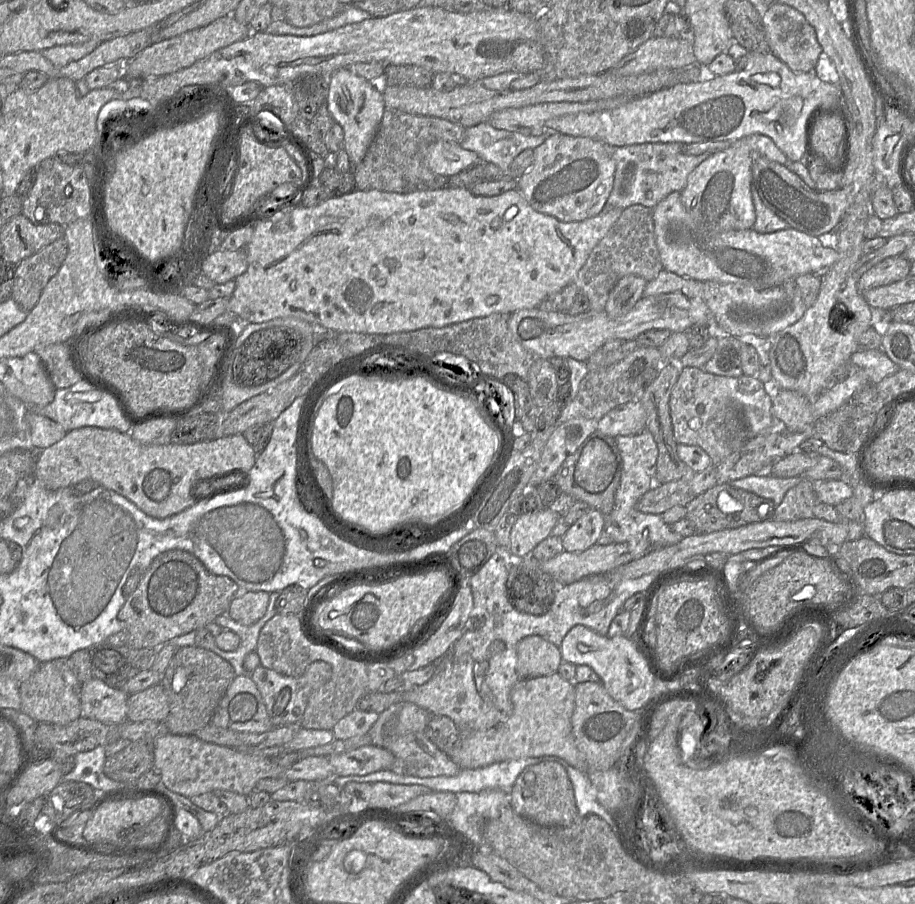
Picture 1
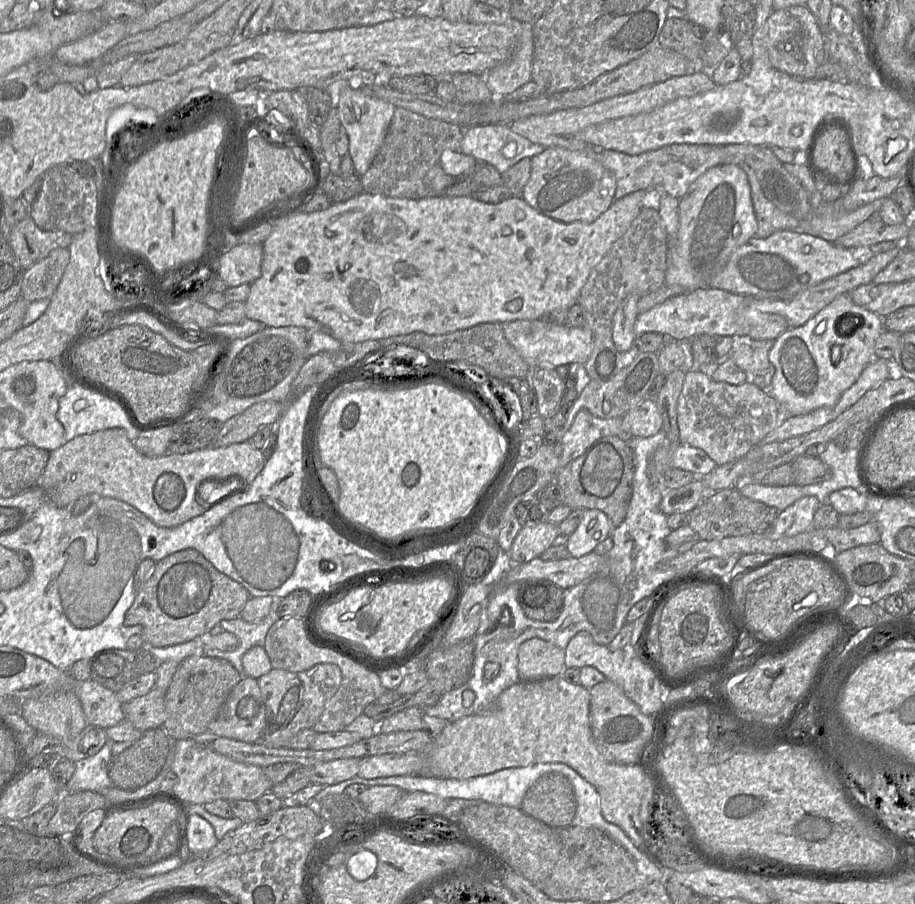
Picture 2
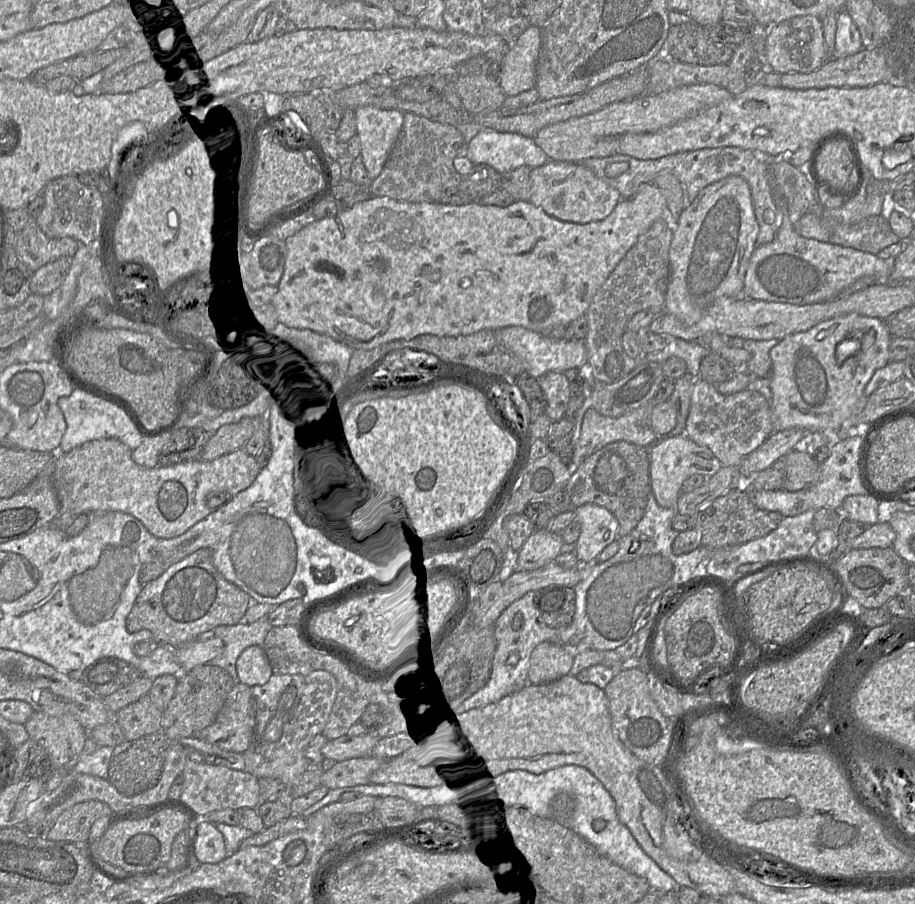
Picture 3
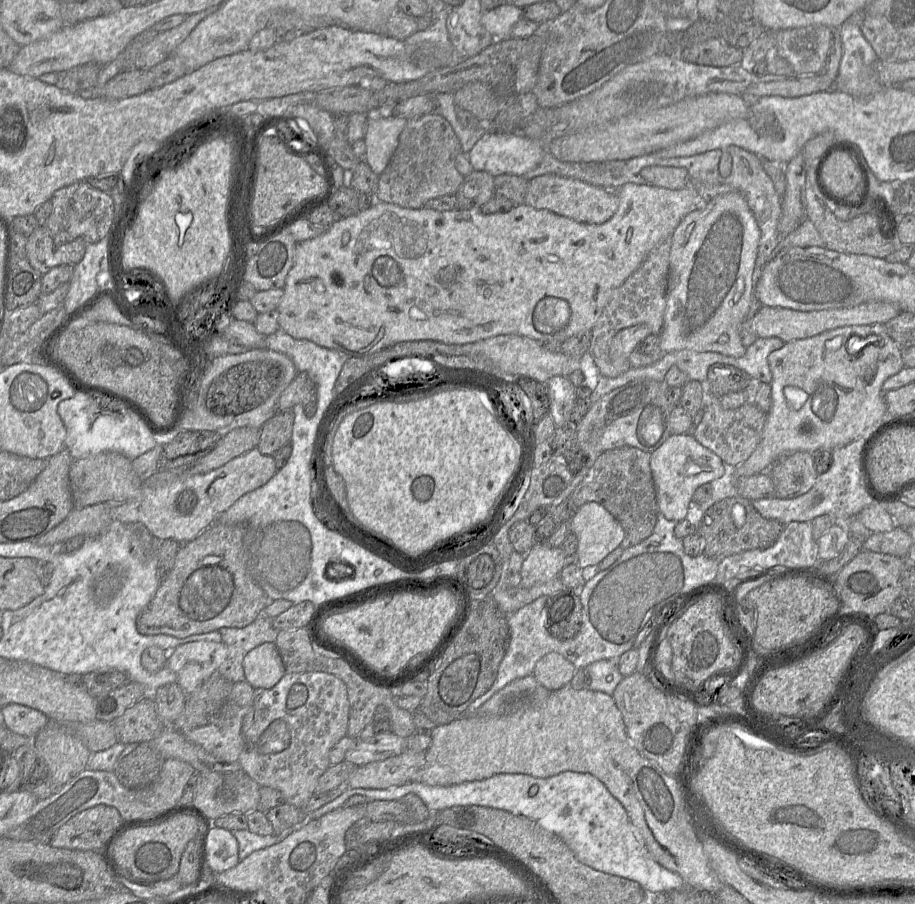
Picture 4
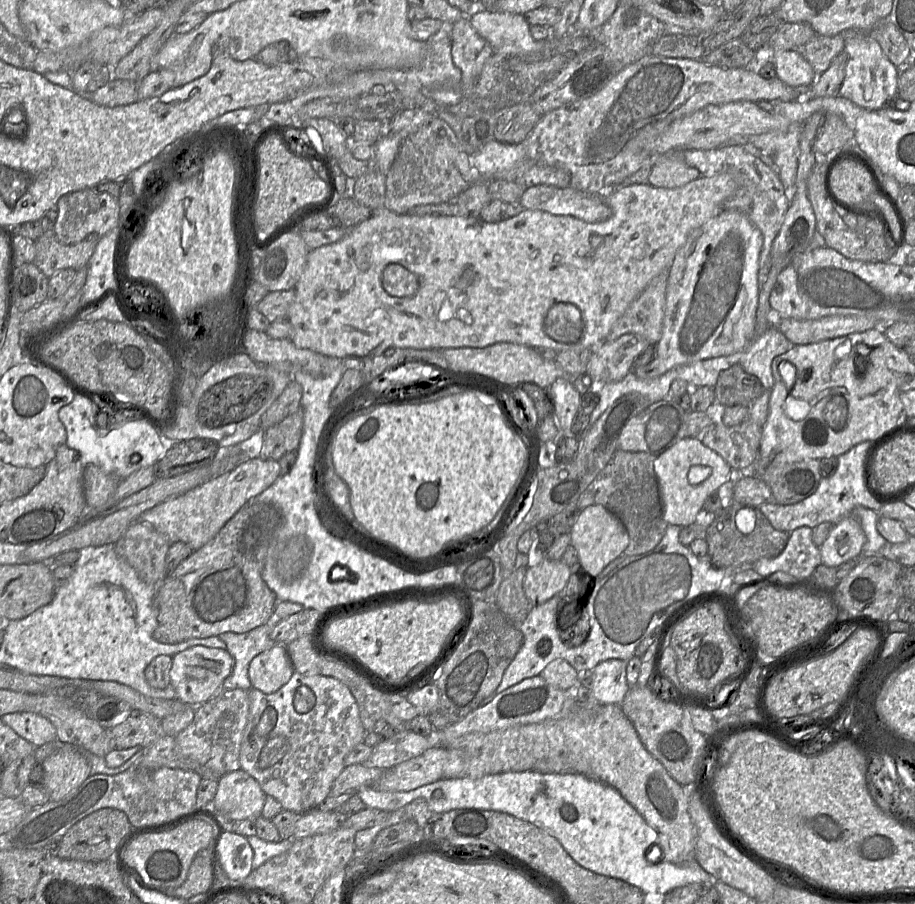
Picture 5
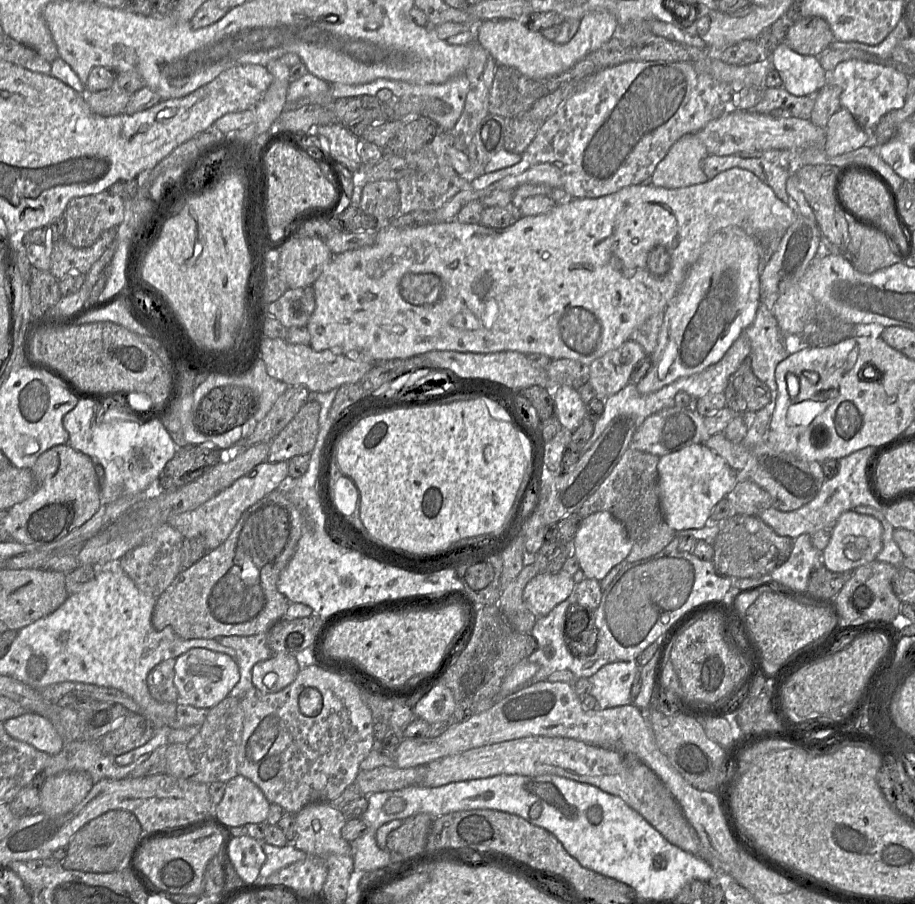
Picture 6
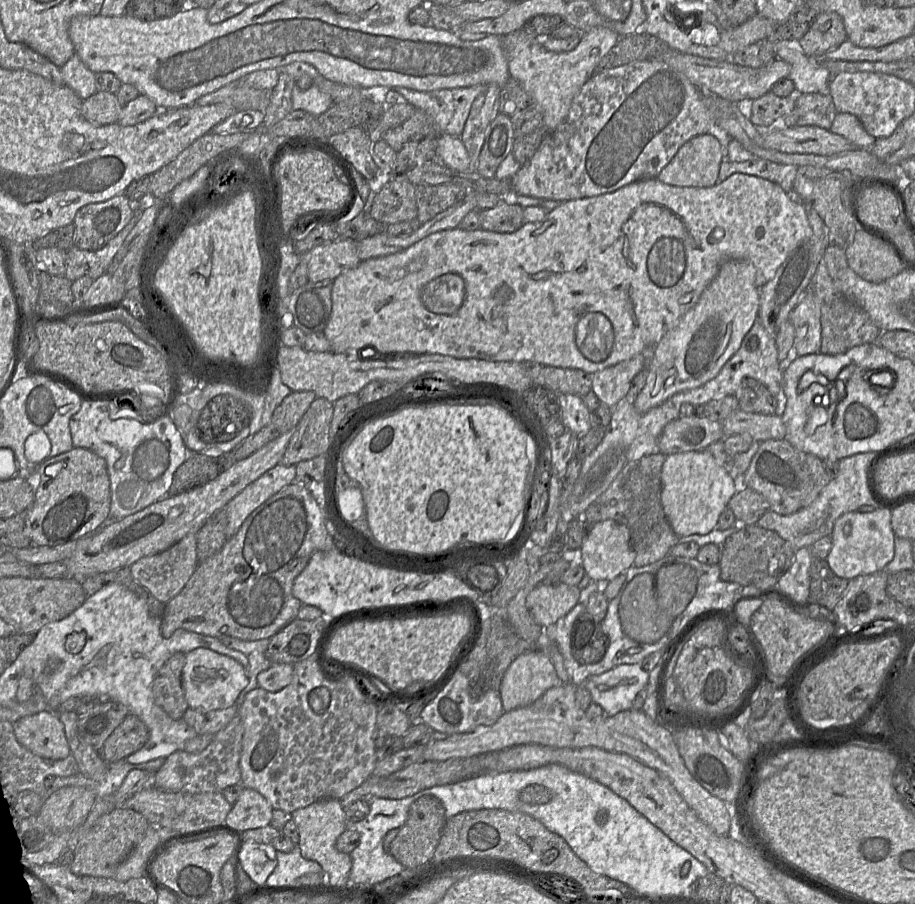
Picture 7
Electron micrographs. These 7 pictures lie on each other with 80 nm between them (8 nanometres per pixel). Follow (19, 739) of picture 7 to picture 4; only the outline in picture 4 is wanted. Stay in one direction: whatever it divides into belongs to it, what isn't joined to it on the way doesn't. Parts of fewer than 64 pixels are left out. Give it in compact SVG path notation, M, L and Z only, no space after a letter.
M21 704L4 705L1 711L6 727L28 738L34 738L49 722L41 711Z

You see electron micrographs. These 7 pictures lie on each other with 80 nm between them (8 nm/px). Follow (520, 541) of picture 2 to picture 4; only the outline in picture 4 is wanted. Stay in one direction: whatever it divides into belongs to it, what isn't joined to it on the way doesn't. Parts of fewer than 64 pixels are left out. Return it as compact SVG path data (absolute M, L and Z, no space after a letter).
M536 543L524 556L521 566L520 585L532 587L557 577L565 566L562 548L553 548L546 543Z

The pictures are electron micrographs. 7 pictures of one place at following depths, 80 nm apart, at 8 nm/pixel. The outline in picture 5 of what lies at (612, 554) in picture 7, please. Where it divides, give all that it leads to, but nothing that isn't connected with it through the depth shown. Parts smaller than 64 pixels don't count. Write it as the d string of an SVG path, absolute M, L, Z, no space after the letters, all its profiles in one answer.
M590 505L582 510L570 530L570 544L577 552L580 570L592 578L621 556L628 542L627 531L621 521L602 505Z

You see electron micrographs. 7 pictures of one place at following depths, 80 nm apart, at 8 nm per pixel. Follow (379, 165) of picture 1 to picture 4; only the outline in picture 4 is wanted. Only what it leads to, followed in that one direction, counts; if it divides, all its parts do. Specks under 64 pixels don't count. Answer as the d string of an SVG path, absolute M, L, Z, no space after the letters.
M436 113L408 119L388 165L378 176L375 202L421 208L428 201L456 194L464 176L455 167L461 144L450 124Z

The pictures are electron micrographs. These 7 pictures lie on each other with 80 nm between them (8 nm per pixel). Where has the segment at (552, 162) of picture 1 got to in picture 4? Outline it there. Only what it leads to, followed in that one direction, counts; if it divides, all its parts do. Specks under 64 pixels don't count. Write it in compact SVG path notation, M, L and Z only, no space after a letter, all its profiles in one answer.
M545 174L529 180L524 203L537 209L547 209L580 223L601 224L614 215L619 199L615 190L607 190L577 179Z

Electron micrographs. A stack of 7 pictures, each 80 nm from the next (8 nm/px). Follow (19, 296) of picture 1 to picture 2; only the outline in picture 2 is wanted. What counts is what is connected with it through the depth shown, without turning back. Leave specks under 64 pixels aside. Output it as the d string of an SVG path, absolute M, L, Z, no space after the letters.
M57 248L26 269L23 274L21 298L28 302L49 299L57 289L69 261L69 249Z

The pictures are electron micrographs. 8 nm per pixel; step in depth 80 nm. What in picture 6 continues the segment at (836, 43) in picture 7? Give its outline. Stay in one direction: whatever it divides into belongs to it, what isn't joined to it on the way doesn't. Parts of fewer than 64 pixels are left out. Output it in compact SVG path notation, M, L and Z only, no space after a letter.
M821 17L800 18L789 28L784 40L794 51L816 57L834 41L829 23Z

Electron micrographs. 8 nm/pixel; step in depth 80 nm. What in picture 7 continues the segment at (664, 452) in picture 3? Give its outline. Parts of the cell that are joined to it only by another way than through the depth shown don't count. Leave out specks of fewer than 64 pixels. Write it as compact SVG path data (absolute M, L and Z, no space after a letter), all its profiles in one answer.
M706 450L666 455L661 473L661 501L666 518L677 536L708 534L717 527L720 514L738 492L739 483L729 468Z

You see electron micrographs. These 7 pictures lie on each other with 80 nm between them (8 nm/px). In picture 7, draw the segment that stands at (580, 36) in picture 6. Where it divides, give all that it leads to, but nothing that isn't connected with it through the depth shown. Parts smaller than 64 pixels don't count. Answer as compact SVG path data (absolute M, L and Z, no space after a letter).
M594 27L581 31L582 36L575 49L567 52L546 50L538 37L519 29L501 36L501 43L508 60L510 78L520 83L532 99L543 118L545 133L554 131L567 117L572 101L583 85L597 71L600 60L616 45L620 35L606 27Z

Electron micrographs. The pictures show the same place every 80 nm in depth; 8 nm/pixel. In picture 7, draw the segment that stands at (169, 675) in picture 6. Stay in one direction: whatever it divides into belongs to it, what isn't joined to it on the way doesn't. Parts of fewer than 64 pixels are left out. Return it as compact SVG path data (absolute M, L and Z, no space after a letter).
M185 654L172 655L157 672L151 688L155 703L172 719L182 719L188 704L181 683Z

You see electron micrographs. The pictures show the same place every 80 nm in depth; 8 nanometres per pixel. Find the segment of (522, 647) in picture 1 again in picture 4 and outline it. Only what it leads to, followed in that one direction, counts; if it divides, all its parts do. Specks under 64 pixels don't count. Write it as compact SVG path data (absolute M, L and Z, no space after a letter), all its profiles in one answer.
M550 652L537 661L530 675L541 686L554 691L570 683L574 670L570 661L559 653Z

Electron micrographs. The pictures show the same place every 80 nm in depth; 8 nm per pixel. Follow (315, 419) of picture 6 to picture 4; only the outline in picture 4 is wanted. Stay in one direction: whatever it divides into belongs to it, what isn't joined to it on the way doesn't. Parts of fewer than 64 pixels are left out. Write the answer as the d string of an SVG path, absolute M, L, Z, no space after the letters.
M292 411L277 412L260 428L257 449L266 456L273 454L291 441L294 423Z

